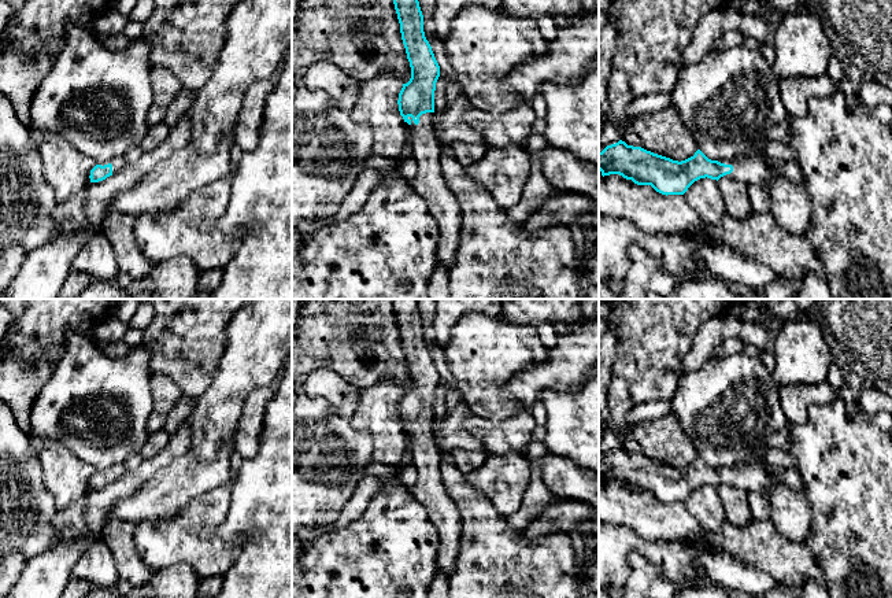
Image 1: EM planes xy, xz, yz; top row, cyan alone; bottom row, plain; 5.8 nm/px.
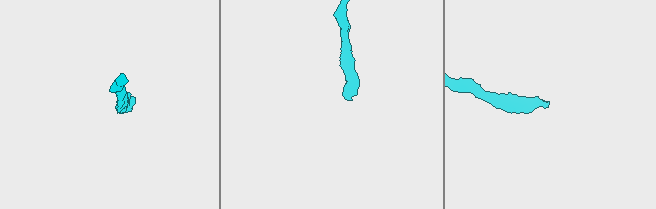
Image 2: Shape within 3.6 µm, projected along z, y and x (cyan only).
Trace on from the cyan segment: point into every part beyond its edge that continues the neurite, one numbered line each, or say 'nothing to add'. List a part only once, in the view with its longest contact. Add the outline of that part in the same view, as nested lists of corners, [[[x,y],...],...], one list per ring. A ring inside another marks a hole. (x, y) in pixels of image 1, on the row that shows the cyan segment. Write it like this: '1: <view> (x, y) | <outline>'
1: xz (429, 183) | [[[433,112],[422,114],[418,125],[414,123],[411,117],[408,117],[410,125],[404,122],[410,132],[412,158],[418,165],[415,178],[406,182],[425,199],[430,214],[437,222],[440,239],[436,265],[444,266],[449,272],[459,246],[462,208],[443,177],[440,167],[443,145],[436,137],[432,115]]]

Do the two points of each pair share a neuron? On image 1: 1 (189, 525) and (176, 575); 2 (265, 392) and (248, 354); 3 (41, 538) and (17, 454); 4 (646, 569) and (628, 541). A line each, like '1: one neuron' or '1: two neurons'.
1: two neurons
2: two neurons
3: one neuron
4: two neurons

